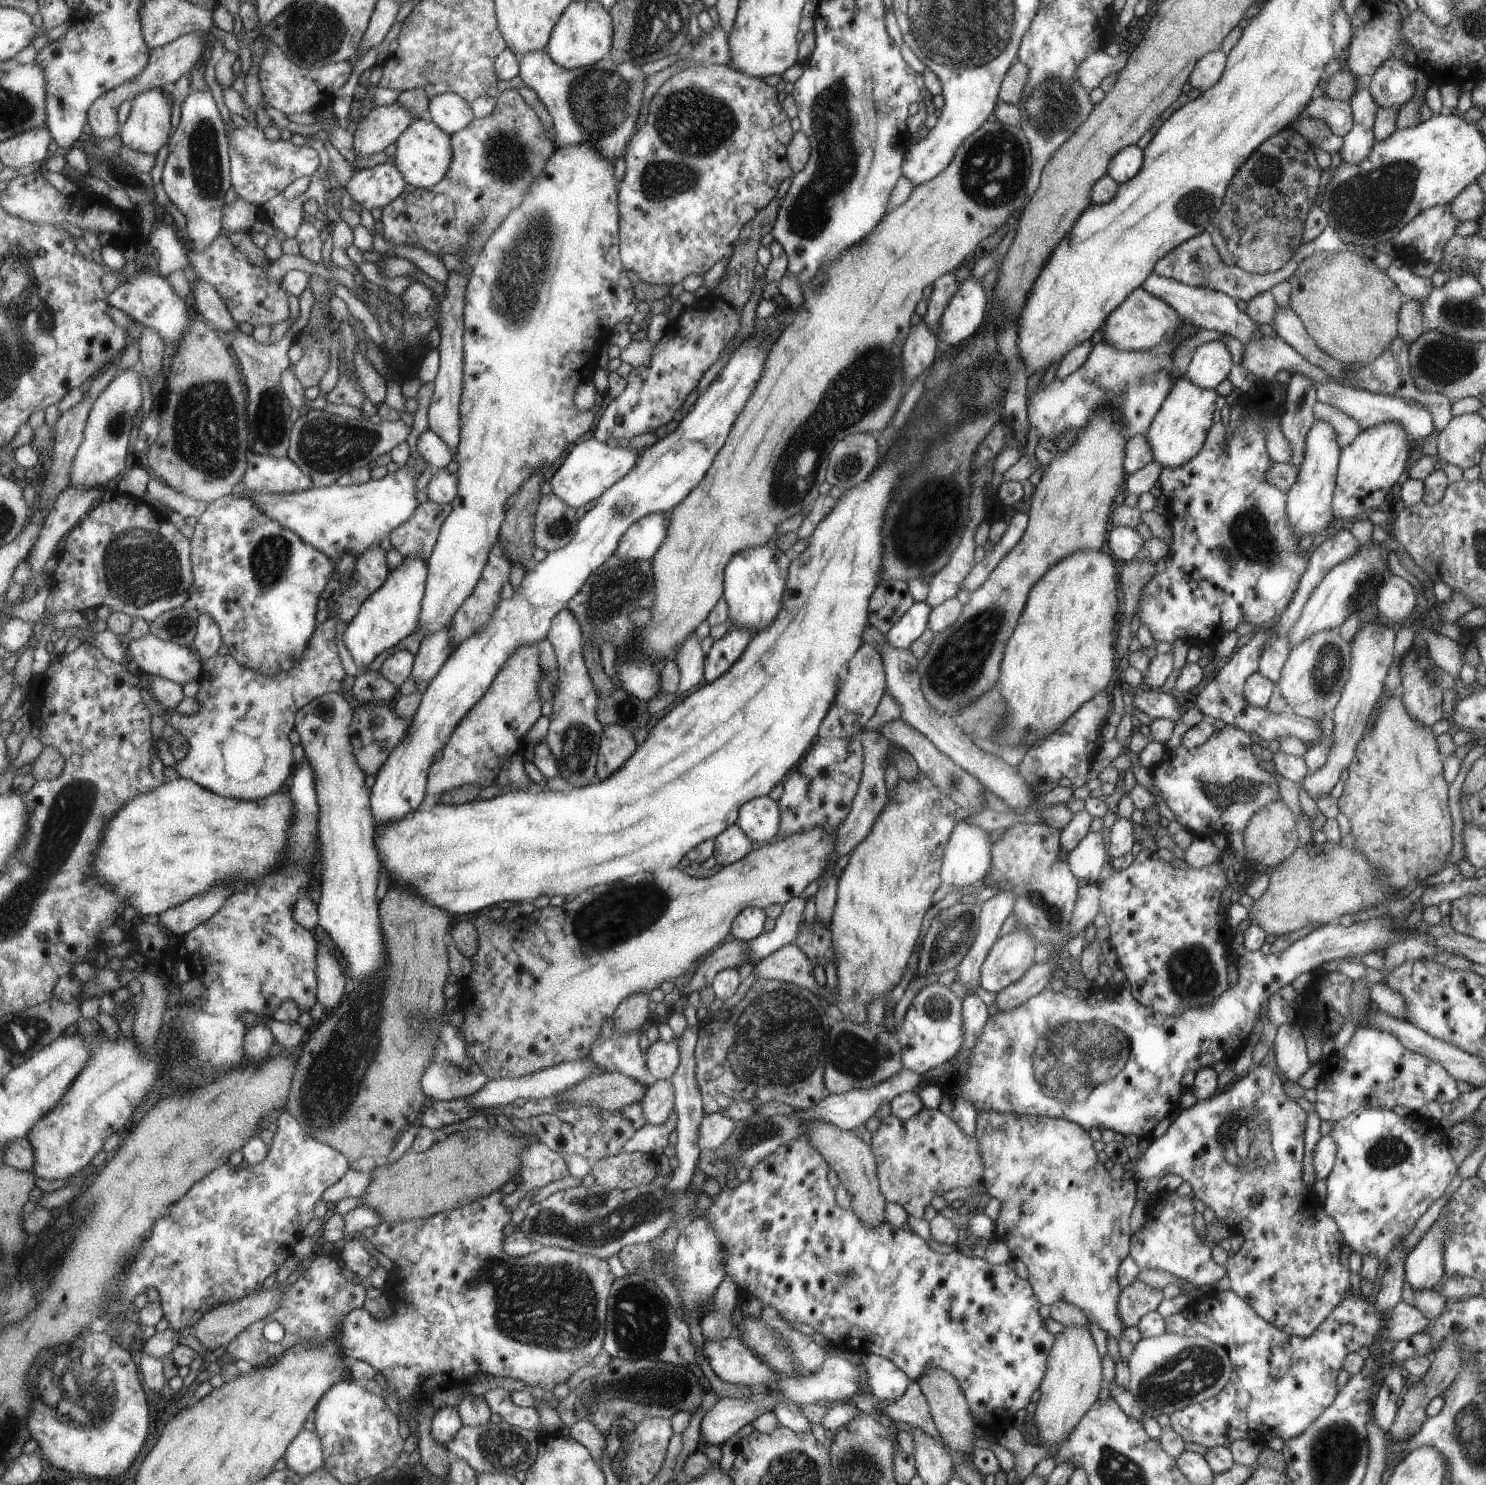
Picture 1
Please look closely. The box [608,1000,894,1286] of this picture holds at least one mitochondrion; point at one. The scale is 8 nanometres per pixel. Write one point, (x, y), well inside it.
(857, 1058)

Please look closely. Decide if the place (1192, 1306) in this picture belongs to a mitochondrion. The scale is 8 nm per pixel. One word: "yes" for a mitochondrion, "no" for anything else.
no

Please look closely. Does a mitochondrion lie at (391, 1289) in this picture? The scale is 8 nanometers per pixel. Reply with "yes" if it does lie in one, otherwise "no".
no

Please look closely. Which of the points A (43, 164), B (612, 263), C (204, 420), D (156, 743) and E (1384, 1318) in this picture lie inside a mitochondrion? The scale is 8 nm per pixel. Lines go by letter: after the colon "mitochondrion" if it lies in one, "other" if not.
A: other
B: other
C: mitochondrion
D: other
E: other

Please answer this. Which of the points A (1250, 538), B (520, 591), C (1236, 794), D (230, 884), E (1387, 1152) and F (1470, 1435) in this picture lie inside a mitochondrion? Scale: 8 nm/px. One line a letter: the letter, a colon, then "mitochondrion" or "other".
A: mitochondrion
B: other
C: mitochondrion
D: other
E: mitochondrion
F: mitochondrion

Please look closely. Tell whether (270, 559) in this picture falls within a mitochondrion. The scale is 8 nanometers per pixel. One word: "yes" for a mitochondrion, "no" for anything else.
yes

